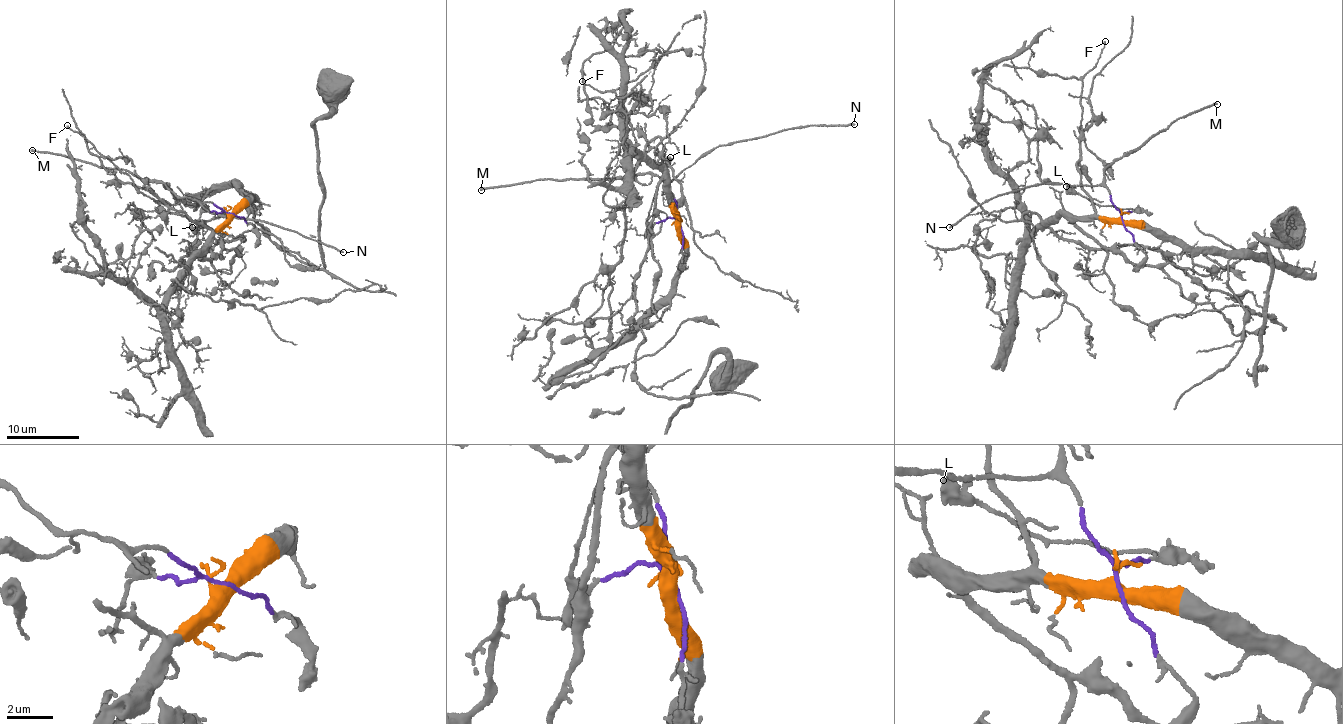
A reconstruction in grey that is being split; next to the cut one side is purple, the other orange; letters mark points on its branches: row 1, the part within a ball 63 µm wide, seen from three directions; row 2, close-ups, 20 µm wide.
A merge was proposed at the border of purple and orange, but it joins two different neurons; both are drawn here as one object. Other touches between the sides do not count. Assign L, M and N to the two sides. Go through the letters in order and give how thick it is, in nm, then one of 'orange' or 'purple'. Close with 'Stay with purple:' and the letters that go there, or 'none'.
L: 550 nm | purple
M: 200 nm | purple
N: 180 nm | purple
Stay with purple: L, M, N

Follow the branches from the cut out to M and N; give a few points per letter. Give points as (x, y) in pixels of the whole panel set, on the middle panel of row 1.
M: (678, 224), (672, 194), (659, 178), (644, 173), (559, 181), (536, 178), (481, 189)
N: (678, 224), (668, 182), (719, 146), (803, 126), (854, 124)

